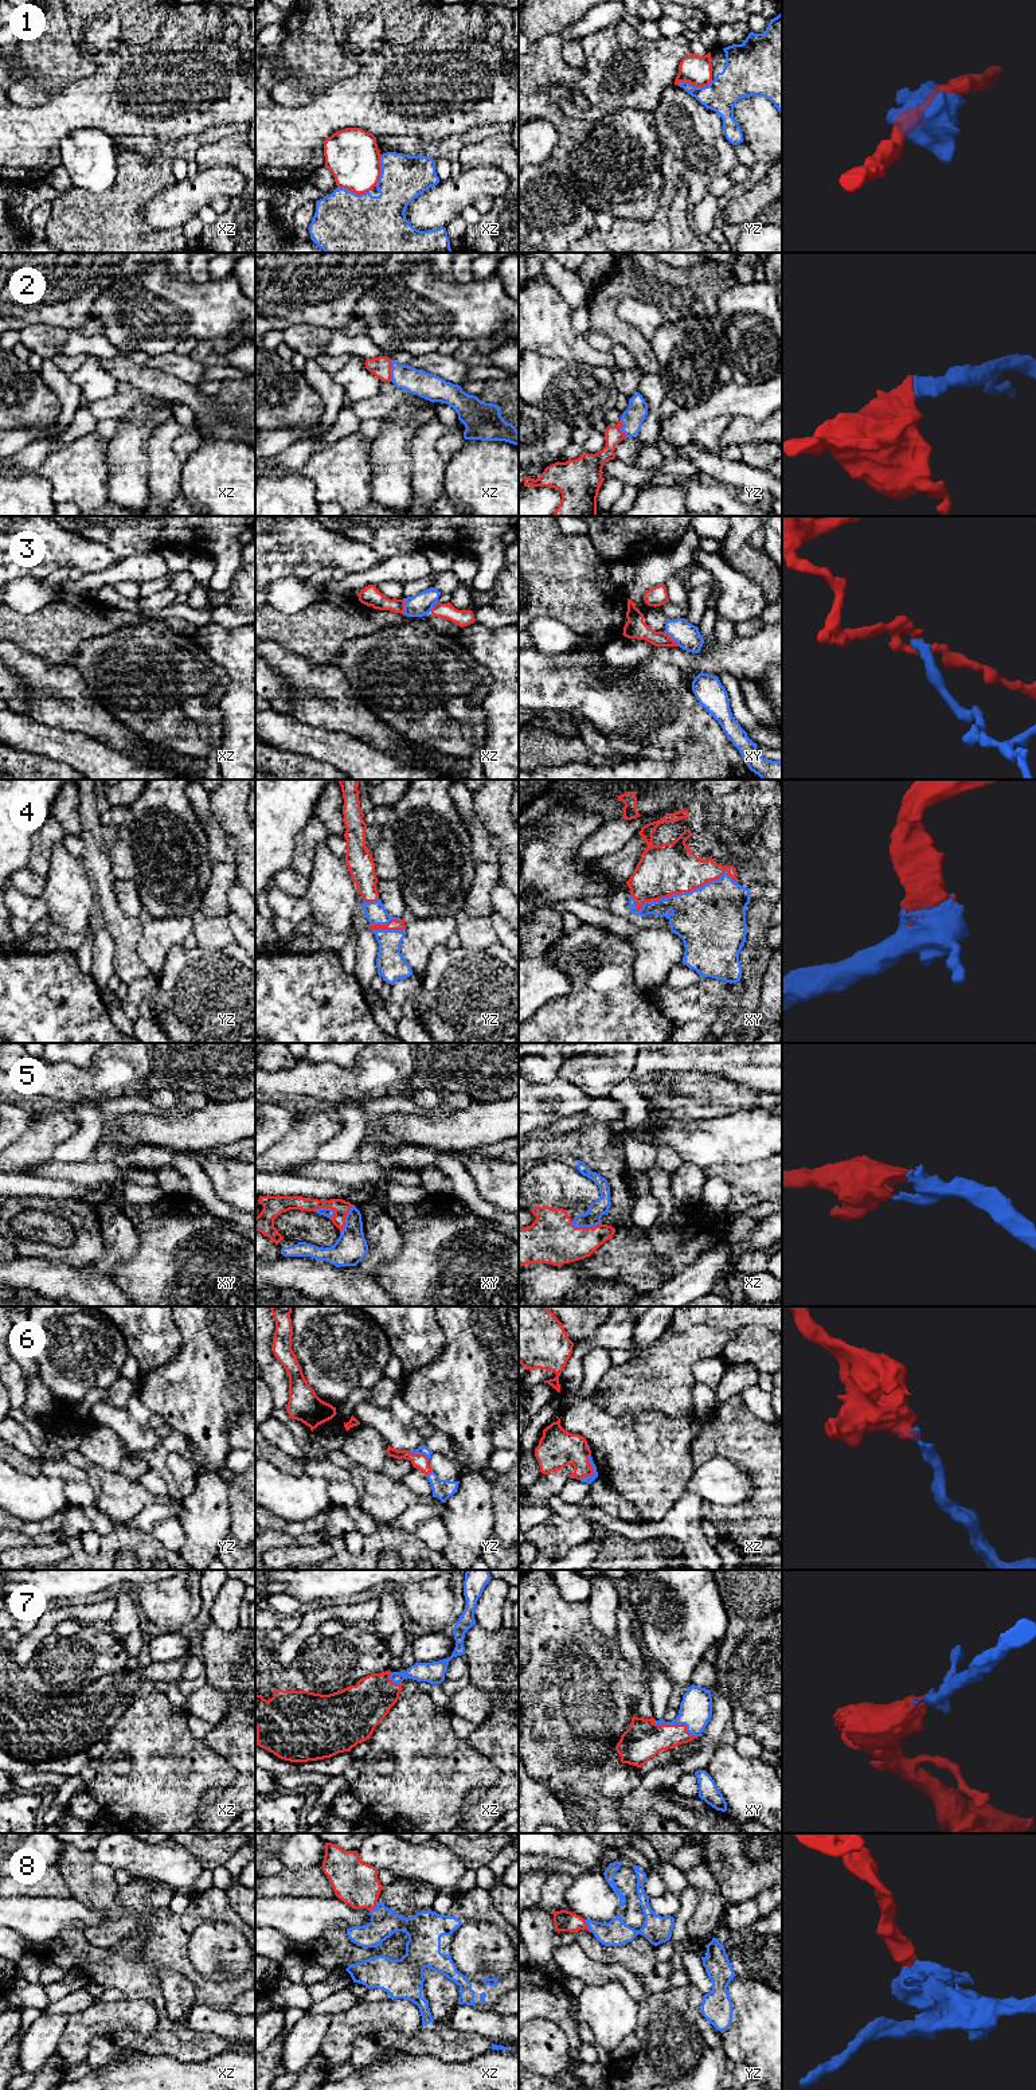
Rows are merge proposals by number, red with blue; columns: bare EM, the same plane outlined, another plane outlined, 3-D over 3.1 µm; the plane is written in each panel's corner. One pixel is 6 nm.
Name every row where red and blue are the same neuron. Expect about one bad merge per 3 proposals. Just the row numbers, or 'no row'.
2, 4, 5, 6, 7, 8

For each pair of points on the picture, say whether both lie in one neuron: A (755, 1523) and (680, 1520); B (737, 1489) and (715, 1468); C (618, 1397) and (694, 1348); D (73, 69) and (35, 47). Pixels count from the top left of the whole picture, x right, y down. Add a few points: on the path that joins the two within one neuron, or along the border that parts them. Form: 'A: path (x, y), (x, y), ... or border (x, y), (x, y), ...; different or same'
A: border (703, 1500), (700, 1518); different
B: path (731, 1484), (720, 1473); same
C: path (637, 1383), (644, 1376), (657, 1374), (675, 1356); same
D: path (63, 63), (45, 47); same

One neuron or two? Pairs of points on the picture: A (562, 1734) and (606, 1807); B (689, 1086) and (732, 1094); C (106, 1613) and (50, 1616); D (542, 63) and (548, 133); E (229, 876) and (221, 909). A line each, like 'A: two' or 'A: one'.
A: one
B: one
C: one
D: two
E: one

